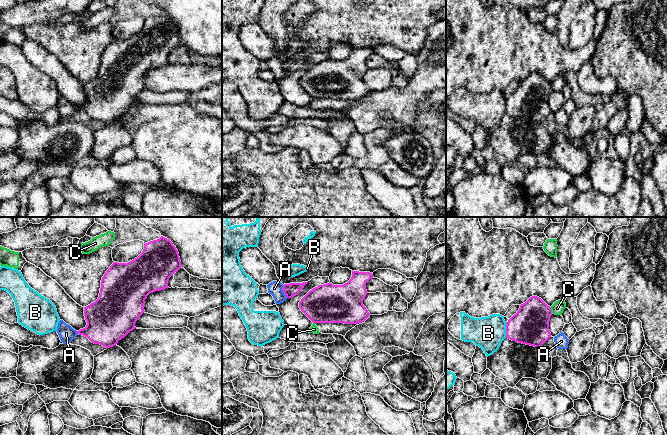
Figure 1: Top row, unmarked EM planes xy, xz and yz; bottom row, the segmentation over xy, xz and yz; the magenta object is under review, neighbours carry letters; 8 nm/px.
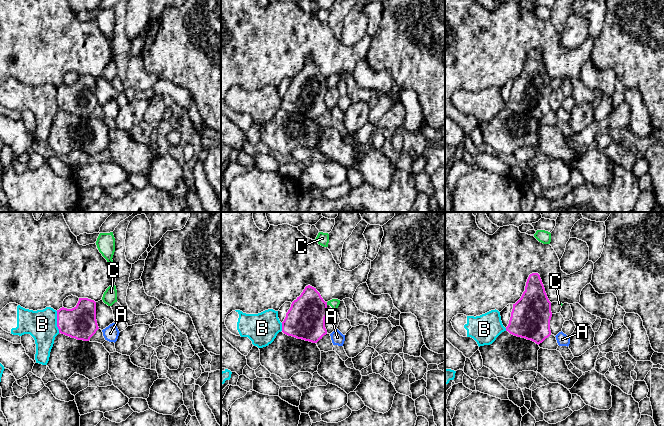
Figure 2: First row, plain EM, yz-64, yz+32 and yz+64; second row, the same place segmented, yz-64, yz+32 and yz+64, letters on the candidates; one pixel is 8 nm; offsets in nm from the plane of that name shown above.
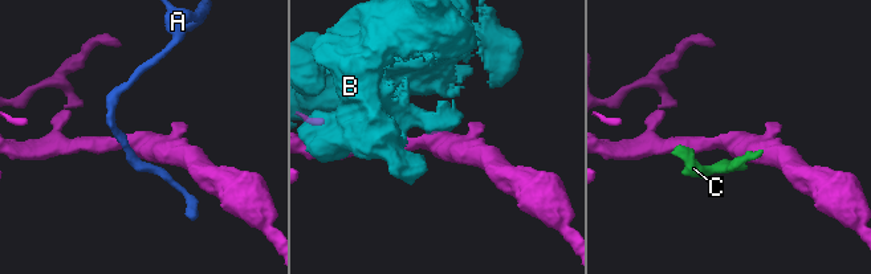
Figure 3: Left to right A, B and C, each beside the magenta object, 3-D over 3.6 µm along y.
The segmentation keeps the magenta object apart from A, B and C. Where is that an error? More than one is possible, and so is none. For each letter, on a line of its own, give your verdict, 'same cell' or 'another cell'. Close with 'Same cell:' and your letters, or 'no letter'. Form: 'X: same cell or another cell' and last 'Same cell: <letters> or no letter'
A: another cell
B: another cell
C: another cell
Same cell: no letter

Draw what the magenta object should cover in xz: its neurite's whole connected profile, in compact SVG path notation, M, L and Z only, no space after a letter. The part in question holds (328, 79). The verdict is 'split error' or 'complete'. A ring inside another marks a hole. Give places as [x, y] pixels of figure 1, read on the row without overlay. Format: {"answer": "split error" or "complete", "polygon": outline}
{"answer": "complete", "polygon": "M352 47L351 55L343 61L329 58L310 66L299 78L299 84L313 99L364 98L370 92L363 81L365 61L372 54L370 48Z"}

